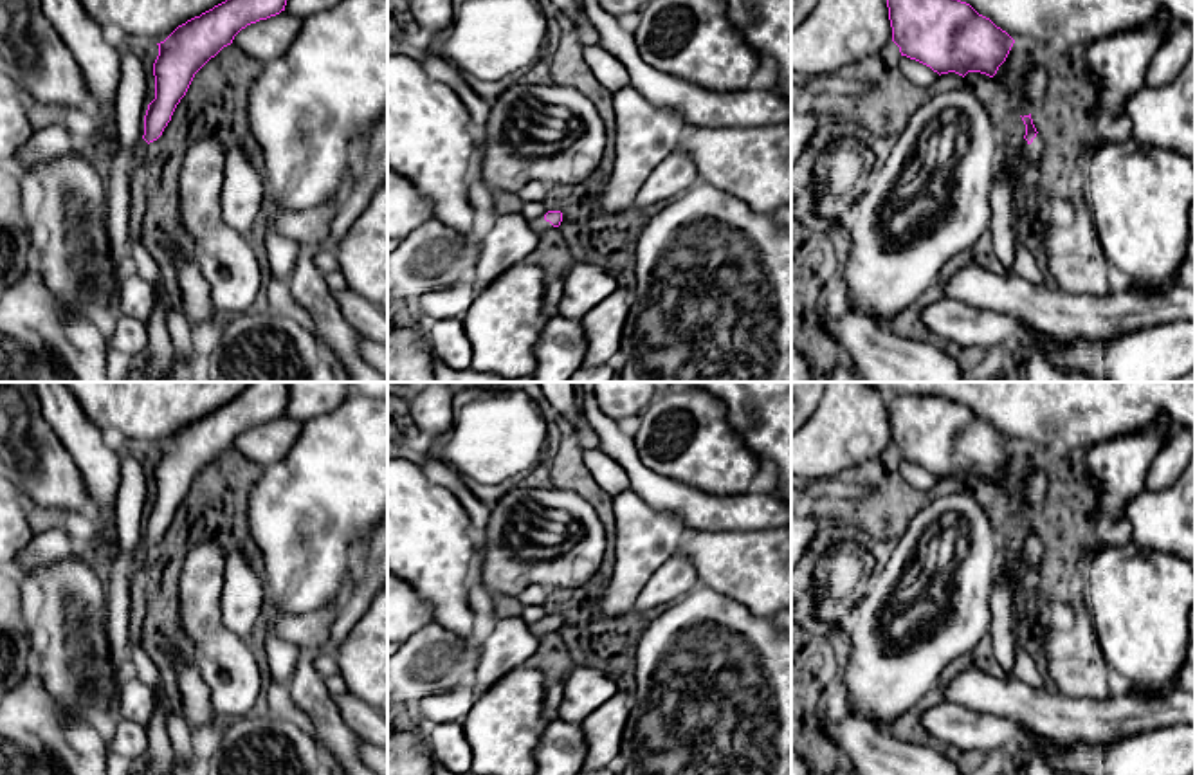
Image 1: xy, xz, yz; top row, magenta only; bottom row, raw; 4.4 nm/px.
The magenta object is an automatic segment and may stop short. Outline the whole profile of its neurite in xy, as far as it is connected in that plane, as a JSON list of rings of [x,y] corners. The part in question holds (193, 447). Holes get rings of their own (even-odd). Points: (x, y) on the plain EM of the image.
[[[249,382],[249,386],[225,406],[178,429],[159,449],[159,460],[153,467],[155,503],[148,508],[144,519],[144,535],[135,552],[119,550],[112,562],[106,582],[106,638],[110,649],[110,663],[117,672],[119,688],[115,690],[115,705],[119,705],[121,683],[130,674],[130,595],[132,580],[144,575],[148,548],[157,544],[171,519],[186,499],[195,478],[214,461],[223,451],[231,449],[234,440],[251,427],[267,424],[285,415],[288,404],[288,382]]]

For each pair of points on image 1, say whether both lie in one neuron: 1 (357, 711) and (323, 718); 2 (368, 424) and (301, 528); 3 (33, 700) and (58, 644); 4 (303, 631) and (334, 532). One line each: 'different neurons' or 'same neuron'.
1: different neurons
2: same neuron
3: different neurons
4: different neurons

